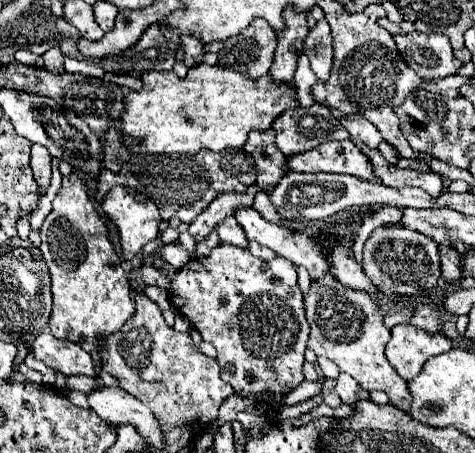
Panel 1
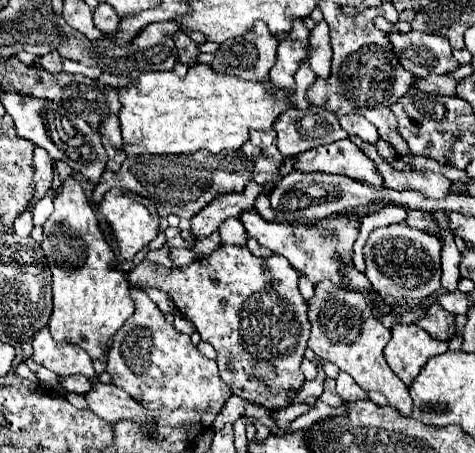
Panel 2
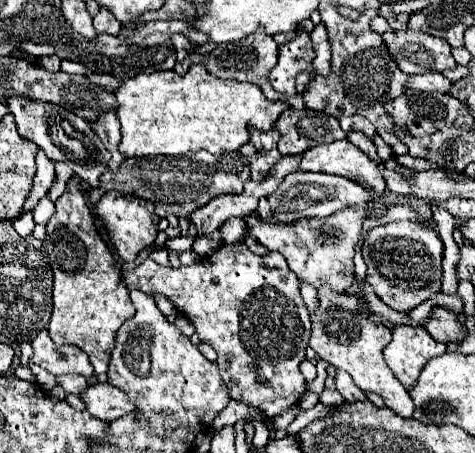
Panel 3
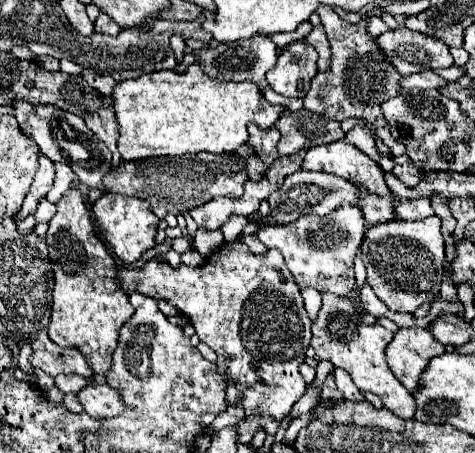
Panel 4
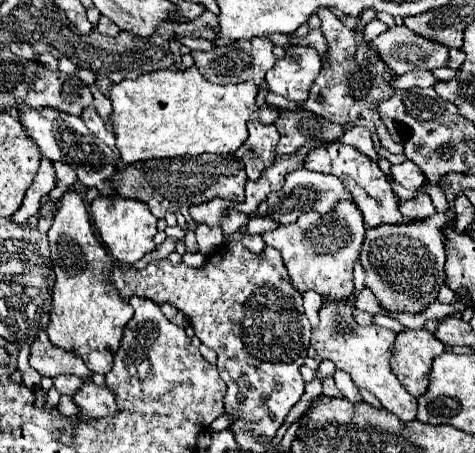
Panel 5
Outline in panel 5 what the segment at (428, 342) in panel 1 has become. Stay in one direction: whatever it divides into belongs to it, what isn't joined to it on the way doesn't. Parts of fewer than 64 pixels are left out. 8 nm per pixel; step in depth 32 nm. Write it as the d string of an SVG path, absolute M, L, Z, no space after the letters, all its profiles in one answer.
M404 330L396 338L392 370L404 388L420 398L428 388L428 374L436 356L444 352L444 344L428 330Z

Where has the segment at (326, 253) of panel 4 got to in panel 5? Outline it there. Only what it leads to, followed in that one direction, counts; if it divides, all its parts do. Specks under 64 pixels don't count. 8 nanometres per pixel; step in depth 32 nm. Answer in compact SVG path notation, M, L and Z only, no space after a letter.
M340 200L332 212L320 216L318 212L308 212L300 216L298 222L290 226L280 226L264 234L266 246L280 250L282 260L288 268L292 286L304 294L306 290L316 290L320 296L332 296L338 300L350 298L352 294L352 270L360 256L360 246L366 234L362 212L352 200Z

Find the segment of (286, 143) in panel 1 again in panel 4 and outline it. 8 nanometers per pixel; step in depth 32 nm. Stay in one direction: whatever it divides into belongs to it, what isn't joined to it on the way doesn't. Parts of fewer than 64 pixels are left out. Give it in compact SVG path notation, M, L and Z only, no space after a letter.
M284 110L274 124L282 138L278 142L278 154L294 154L304 146L330 144L344 138L344 130L336 120L328 120L320 114L312 114L308 110L290 112Z

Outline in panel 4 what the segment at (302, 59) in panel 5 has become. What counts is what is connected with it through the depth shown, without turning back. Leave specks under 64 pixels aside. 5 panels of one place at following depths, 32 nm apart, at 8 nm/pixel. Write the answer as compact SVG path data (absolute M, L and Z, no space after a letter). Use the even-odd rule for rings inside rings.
M298 40L282 48L276 66L268 72L270 88L288 98L304 98L310 90L310 80L318 74L316 50ZM302 84L302 88L298 88Z

